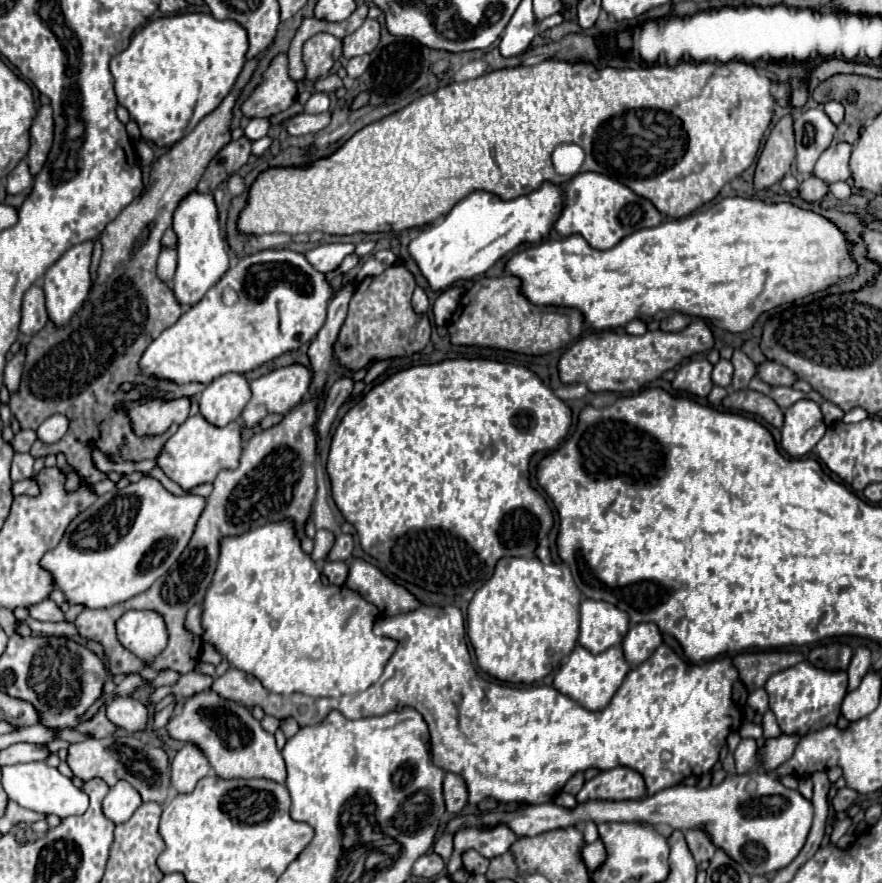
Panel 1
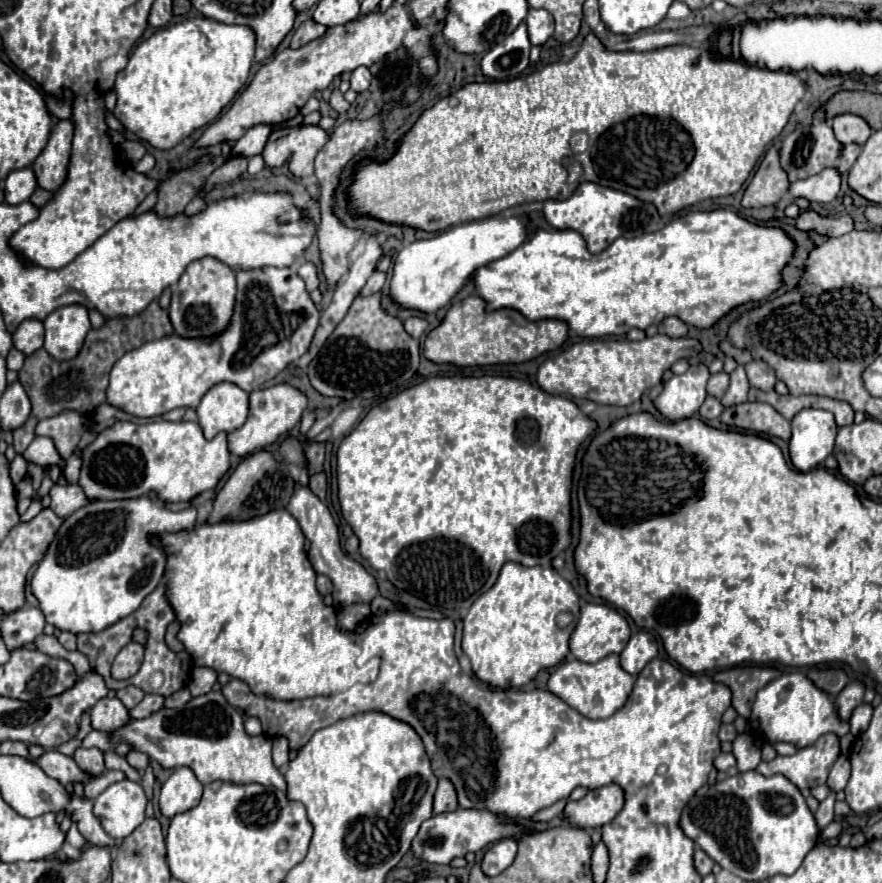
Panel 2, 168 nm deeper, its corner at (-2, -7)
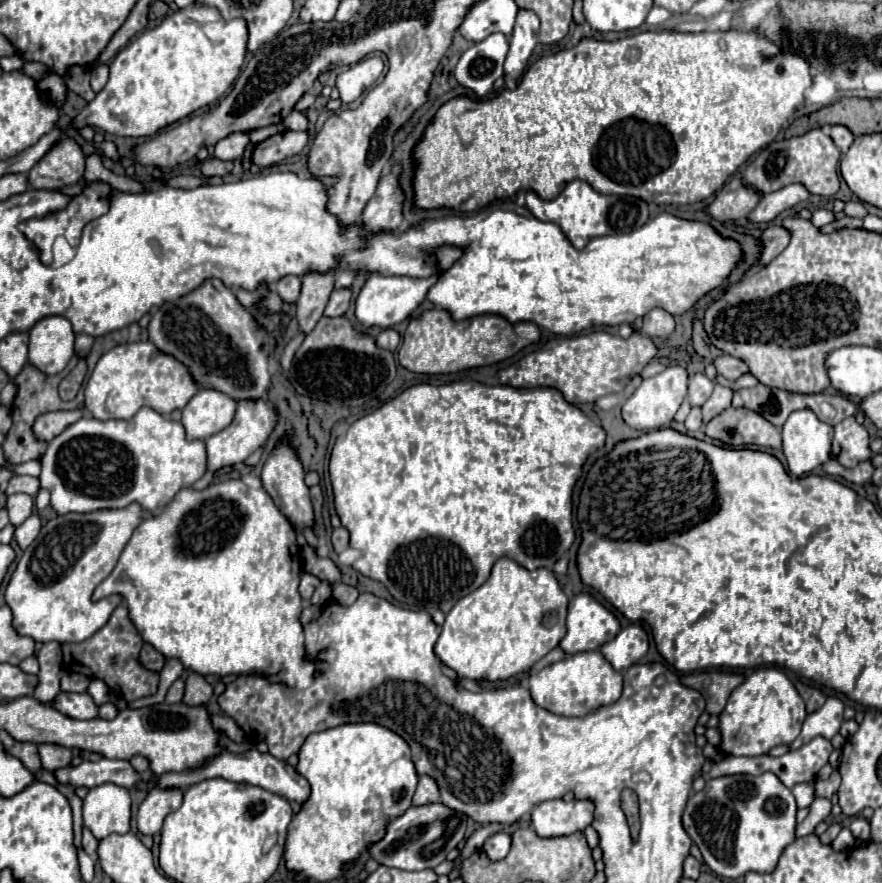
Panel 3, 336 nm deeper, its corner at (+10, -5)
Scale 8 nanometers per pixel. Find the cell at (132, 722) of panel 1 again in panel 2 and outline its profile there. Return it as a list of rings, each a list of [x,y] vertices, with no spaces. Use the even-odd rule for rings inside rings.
[[[100,699],[90,707],[92,727],[98,731],[114,731],[128,721],[128,709],[120,703],[120,699]]]

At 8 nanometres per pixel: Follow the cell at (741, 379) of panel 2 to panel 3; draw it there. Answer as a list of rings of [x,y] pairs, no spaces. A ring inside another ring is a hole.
[[[716,385],[714,387],[714,393],[708,397],[708,401],[702,405],[702,417],[704,417],[704,423],[708,423],[714,415],[718,415],[720,411],[728,409],[730,407],[730,401],[732,401],[732,389],[730,387],[724,387],[724,385]]]

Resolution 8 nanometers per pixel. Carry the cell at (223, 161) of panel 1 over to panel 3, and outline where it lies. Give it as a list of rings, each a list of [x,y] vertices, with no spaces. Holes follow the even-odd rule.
[[[216,157],[208,159],[204,165],[202,165],[202,175],[206,177],[212,177],[212,175],[226,175],[232,171],[232,161],[220,161]]]

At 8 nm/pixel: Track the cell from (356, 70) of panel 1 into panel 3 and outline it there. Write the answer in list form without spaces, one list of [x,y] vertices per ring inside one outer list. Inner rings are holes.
[[[366,57],[350,69],[342,71],[336,79],[336,87],[340,91],[342,103],[356,101],[382,73],[384,61],[380,57]]]

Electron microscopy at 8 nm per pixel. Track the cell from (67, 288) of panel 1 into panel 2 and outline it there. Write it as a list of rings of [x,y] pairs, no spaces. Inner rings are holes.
[[[82,305],[60,307],[44,319],[44,329],[44,349],[48,349],[56,361],[68,361],[68,357],[76,357],[90,331],[88,311]]]

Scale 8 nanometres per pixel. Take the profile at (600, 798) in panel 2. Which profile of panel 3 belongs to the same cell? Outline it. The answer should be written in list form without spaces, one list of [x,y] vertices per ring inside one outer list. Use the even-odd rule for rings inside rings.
[[[552,799],[532,811],[532,827],[540,837],[558,837],[584,831],[594,821],[594,803],[590,799]]]

